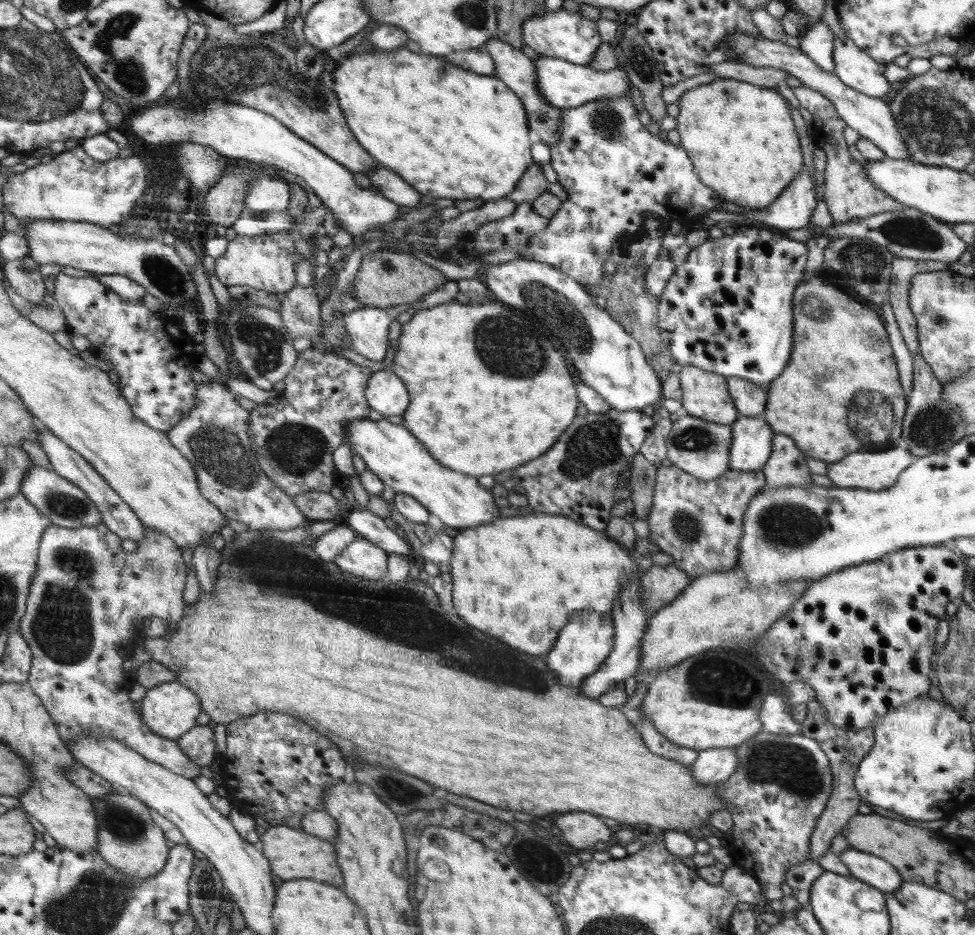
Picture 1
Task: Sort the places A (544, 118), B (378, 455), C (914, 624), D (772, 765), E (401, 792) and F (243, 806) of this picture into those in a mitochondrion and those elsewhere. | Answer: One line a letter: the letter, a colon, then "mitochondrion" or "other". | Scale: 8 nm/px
A: mitochondrion
B: other
C: other
D: mitochondrion
E: mitochondrion
F: other

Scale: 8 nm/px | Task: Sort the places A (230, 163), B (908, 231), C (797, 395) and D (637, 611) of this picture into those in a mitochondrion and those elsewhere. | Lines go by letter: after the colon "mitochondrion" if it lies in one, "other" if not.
A: other
B: mitochondrion
C: other
D: other

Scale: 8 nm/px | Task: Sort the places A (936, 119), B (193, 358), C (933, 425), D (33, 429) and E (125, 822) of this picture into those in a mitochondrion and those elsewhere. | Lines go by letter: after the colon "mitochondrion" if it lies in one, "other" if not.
A: mitochondrion
B: other
C: mitochondrion
D: other
E: mitochondrion

